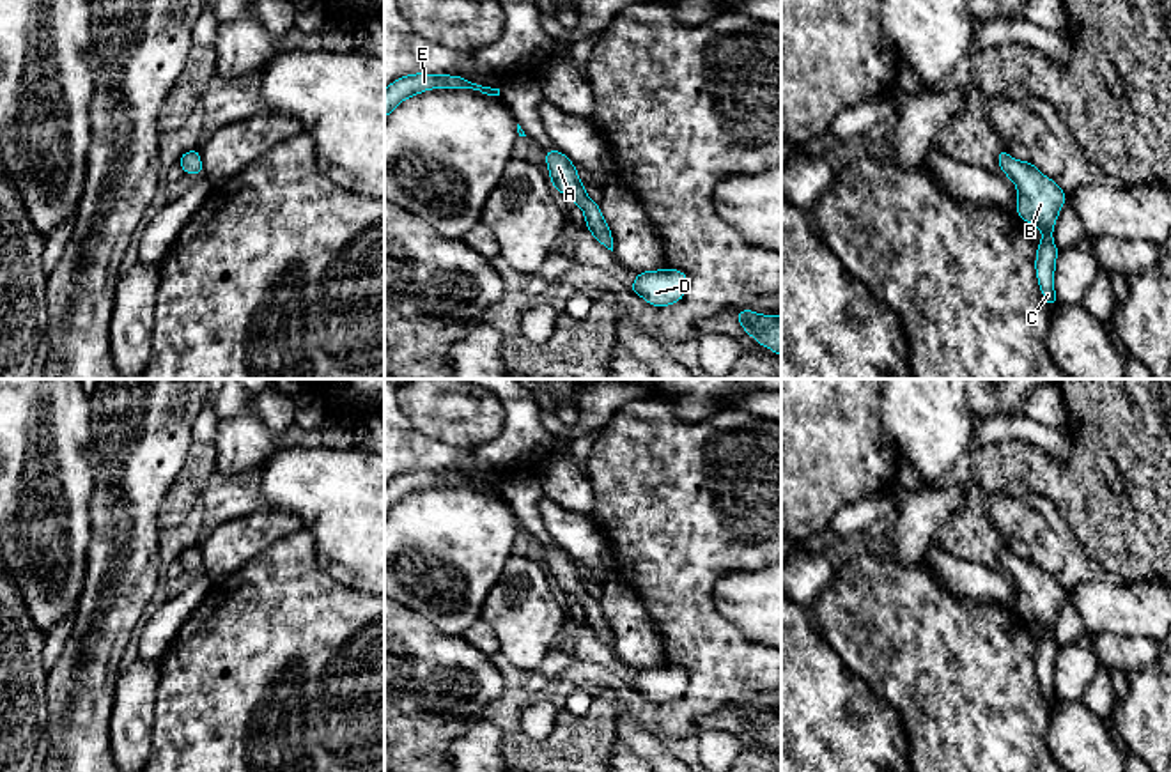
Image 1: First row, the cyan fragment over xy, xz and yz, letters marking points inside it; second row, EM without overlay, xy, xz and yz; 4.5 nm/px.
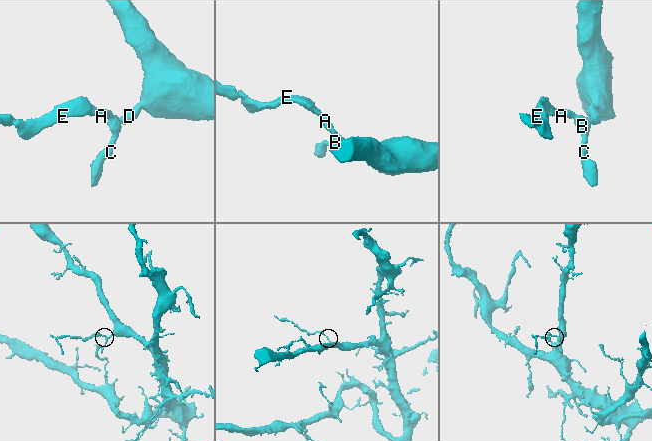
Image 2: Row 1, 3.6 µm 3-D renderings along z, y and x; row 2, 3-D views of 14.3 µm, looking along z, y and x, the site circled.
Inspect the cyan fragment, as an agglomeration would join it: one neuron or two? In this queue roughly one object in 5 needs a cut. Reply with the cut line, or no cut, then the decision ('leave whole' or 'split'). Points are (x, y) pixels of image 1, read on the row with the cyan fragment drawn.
no cut | leave whole

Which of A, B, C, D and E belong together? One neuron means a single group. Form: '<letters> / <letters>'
A B C D E

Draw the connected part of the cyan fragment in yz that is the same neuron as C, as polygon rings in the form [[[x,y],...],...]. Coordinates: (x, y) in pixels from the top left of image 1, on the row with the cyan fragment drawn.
[[[1006,149],[997,152],[997,165],[1017,186],[1017,216],[1042,230],[1035,271],[1045,303],[1054,306],[1058,303],[1054,271],[1059,250],[1052,241],[1052,232],[1066,195],[1056,181],[1045,177],[1031,161],[1019,161]]]

